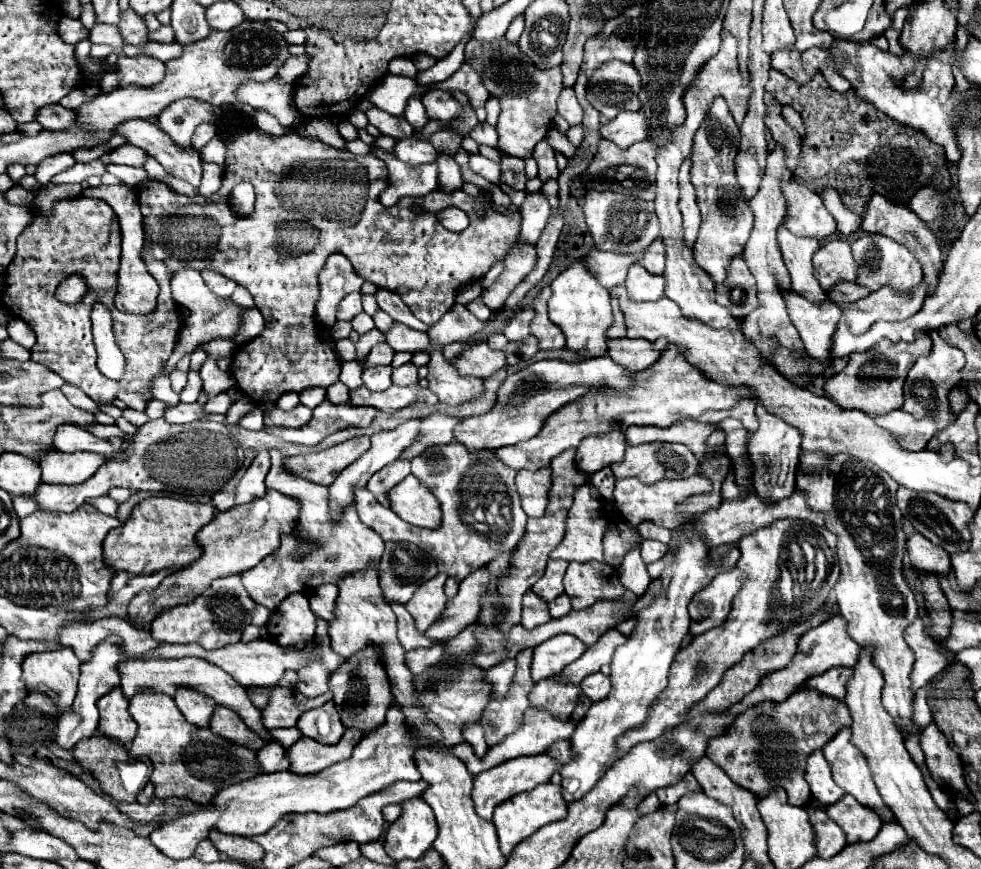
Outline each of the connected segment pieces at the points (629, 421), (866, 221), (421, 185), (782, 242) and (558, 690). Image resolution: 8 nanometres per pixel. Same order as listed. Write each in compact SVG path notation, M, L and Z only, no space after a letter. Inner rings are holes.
M666 348L662 352L662 358L640 372L640 380L636 386L628 388L624 394L618 394L614 390L598 390L590 392L586 398L574 404L566 404L558 412L554 412L548 420L546 426L538 436L532 440L526 440L522 444L498 448L496 454L498 458L520 470L536 470L540 466L548 466L554 456L568 448L578 448L578 444L592 434L606 434L612 430L624 432L628 426L658 426L666 428L682 418L698 418L706 410L724 410L724 408L734 408L740 400L744 398L754 398L754 390L750 386L724 386L718 384L716 380L708 378L702 374L702 370L696 364L690 364L680 348Z
M874 192L874 196L870 196L870 200L866 204L866 212L860 218L862 218L860 230L870 232L870 234L874 234L874 232L886 234L886 236L906 244L914 252L914 256L918 258L918 262L924 268L924 280L928 282L928 292L932 292L934 284L938 280L938 272L942 270L942 250L940 250L940 244L938 244L938 238L934 236L934 232L930 228L926 228L926 224L914 212L910 212L906 206L902 206L898 202L890 202L878 192Z
M372 148L370 154L378 156L386 162L390 170L390 180L386 190L380 194L382 206L394 206L402 196L424 196L430 190L438 188L438 166L422 164L422 166L410 166L402 160L398 160L392 152L386 152L382 148Z
M788 216L778 228L778 246L782 252L784 264L792 276L792 288L810 300L824 300L826 292L820 288L818 280L814 278L814 268L812 268L812 254L820 244L818 240L812 240L812 238L794 236L786 228L786 220Z
M546 678L534 684L530 692L530 704L536 708L550 708L550 712L566 718L578 706L580 696L582 696L582 690L578 684Z

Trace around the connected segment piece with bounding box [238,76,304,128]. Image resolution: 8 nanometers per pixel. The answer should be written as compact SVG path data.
M280 76L268 80L266 84L258 84L258 82L242 84L238 88L238 98L250 104L254 110L264 110L276 116L284 128L294 128L304 120L304 116L294 106L292 84L282 80Z

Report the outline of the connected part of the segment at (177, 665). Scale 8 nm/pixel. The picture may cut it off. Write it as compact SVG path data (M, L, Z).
M150 658L150 660L124 660L118 664L120 674L120 690L126 698L132 698L140 688L150 688L156 692L164 692L168 696L174 696L178 688L192 688L196 692L202 692L204 696L210 696L216 704L226 706L234 710L252 732L256 732L262 738L268 738L268 730L260 724L260 710L252 706L246 688L242 688L228 672L218 668L216 664L210 664L202 658L180 658L180 660L164 660L164 658Z

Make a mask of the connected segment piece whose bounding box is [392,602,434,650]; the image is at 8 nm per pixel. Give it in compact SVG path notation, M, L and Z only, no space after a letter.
M392 602L394 614L398 616L398 640L404 650L414 650L414 648L430 648L434 642L426 638L422 632L414 628L414 618L410 612L404 608L400 602Z

